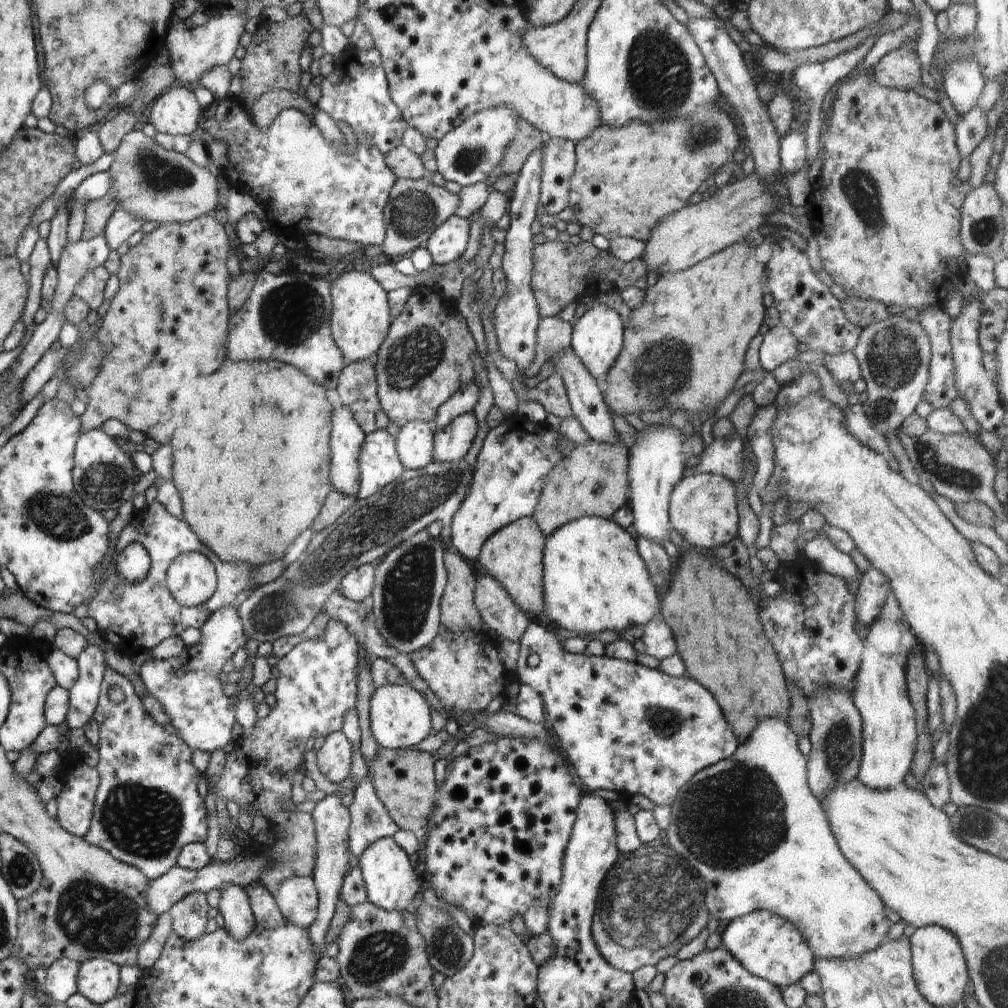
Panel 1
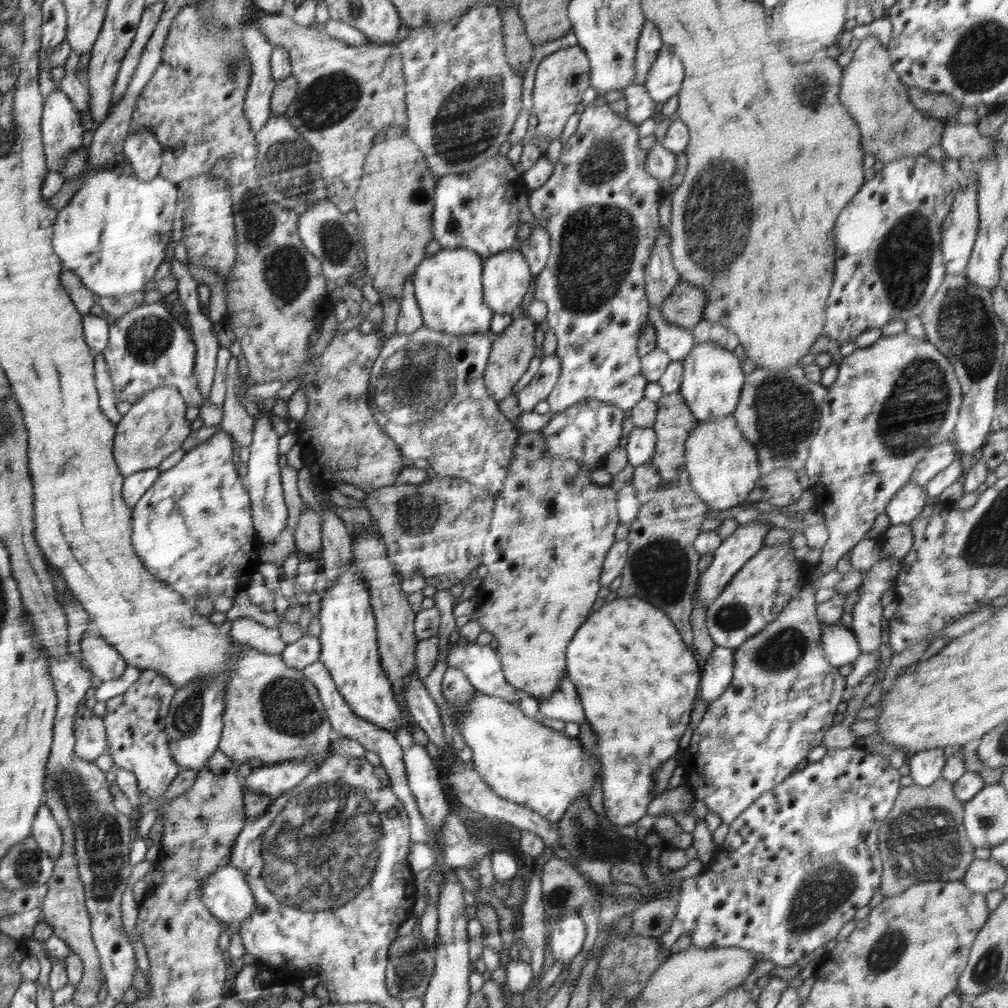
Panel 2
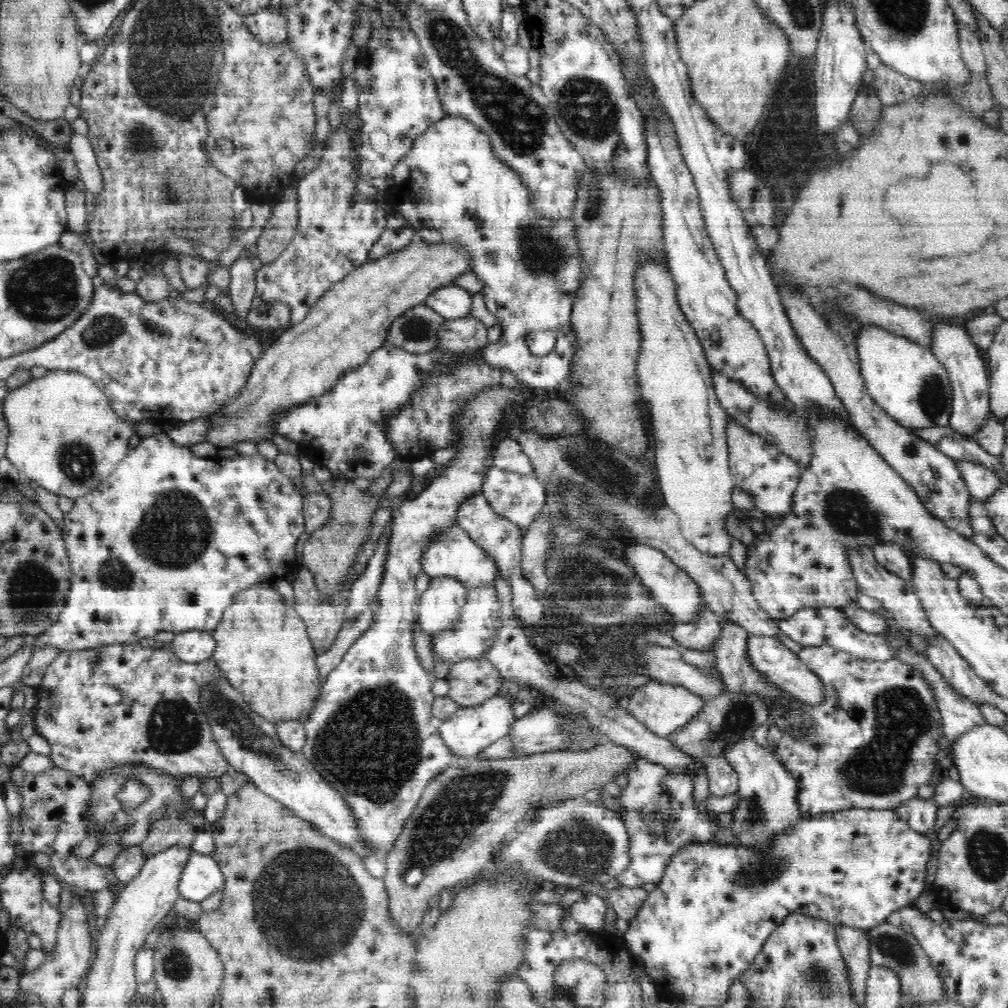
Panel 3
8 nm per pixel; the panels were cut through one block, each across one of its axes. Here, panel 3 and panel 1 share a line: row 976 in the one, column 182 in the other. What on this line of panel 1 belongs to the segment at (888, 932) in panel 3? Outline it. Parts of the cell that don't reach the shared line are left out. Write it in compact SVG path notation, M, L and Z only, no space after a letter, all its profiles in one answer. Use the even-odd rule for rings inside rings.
M204 892L186 894L182 900L174 904L168 914L172 918L172 928L186 943L198 940L205 934L208 912L211 908Z

